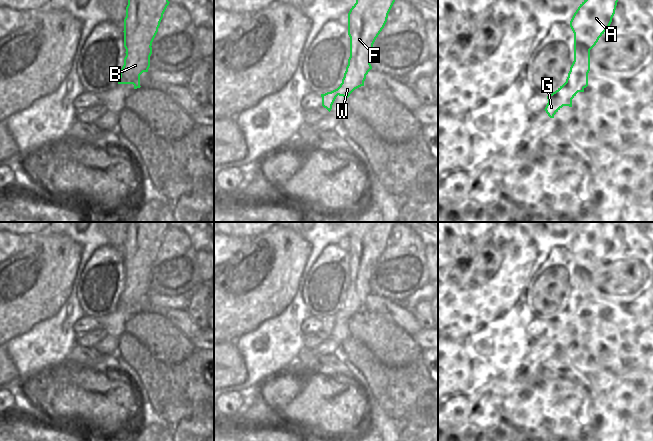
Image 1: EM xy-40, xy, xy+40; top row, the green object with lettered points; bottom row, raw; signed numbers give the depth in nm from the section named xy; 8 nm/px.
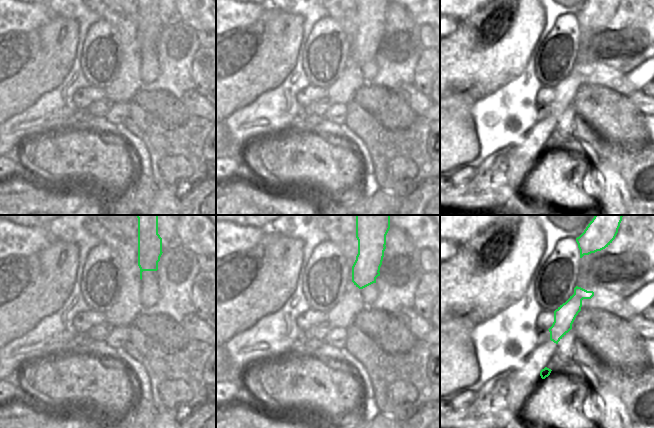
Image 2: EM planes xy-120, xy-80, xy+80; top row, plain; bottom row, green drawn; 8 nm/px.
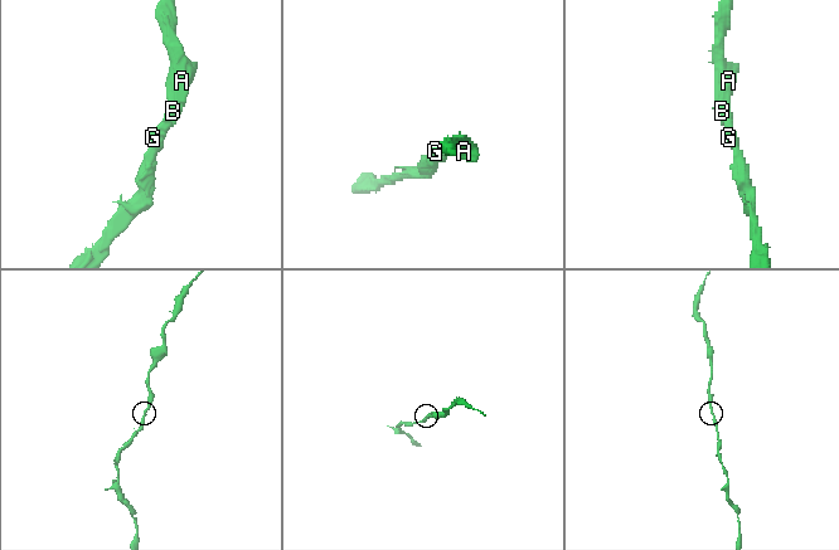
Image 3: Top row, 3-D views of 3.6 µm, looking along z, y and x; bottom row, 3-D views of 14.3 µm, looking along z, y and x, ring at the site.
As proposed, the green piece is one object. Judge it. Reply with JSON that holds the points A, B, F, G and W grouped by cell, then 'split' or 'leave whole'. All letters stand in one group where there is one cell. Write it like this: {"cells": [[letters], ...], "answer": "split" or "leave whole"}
{"cells": [["A", "B", "F", "G", "W"]], "answer": "leave whole"}

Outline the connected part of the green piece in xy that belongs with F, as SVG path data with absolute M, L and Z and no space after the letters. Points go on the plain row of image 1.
M357 222L348 237L350 281L340 310L321 318L322 330L329 336L336 321L348 322L357 312L364 310L366 299L372 293L370 278L373 268L384 252L396 222Z

